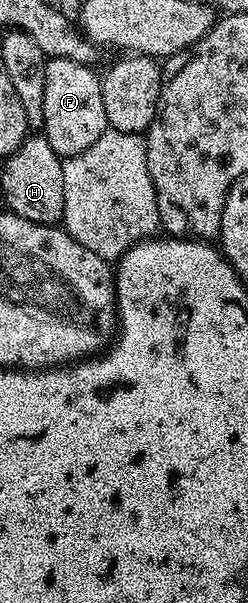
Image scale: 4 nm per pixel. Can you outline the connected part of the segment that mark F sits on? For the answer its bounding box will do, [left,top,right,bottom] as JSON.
[43,57,109,159]

